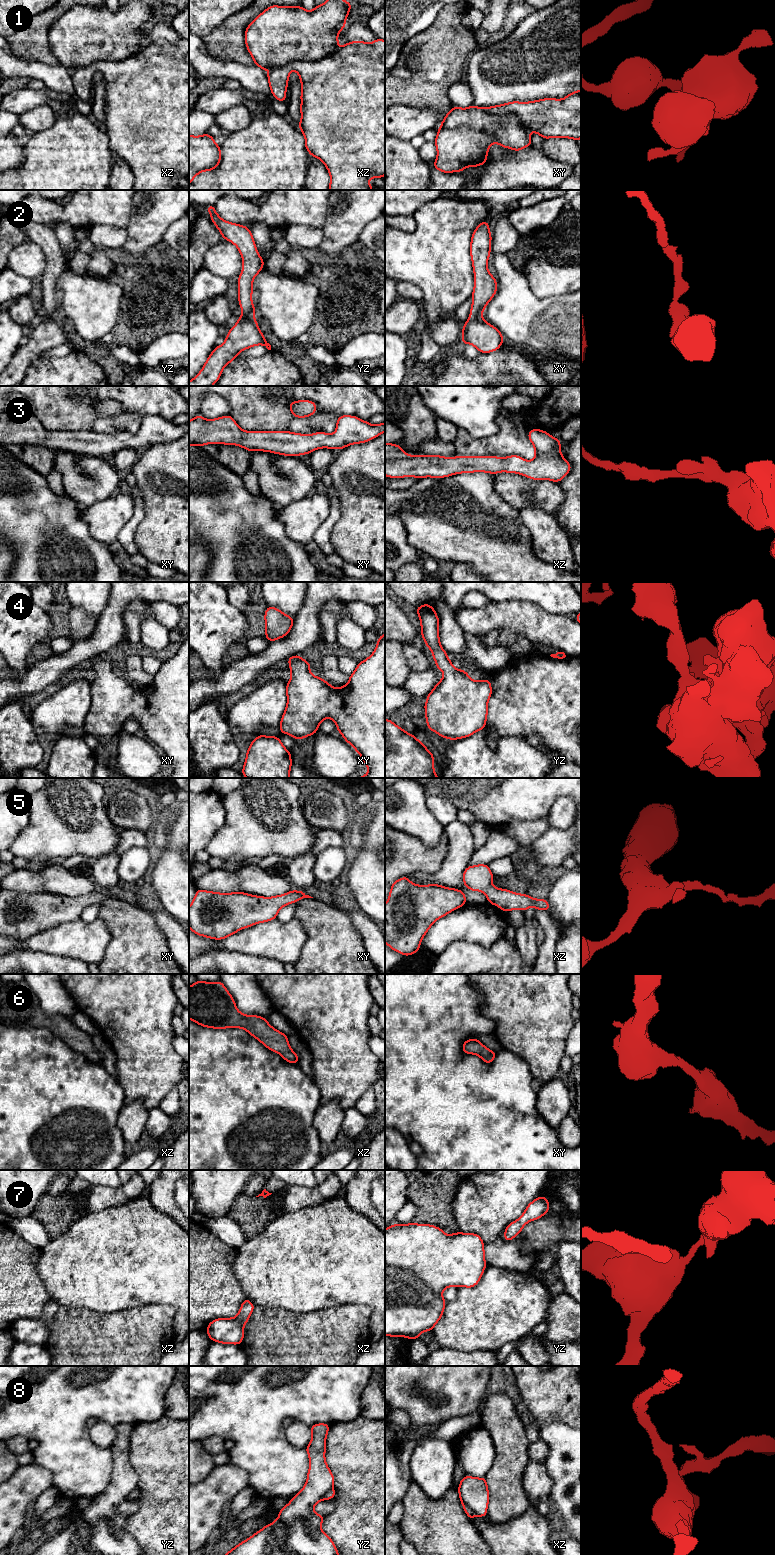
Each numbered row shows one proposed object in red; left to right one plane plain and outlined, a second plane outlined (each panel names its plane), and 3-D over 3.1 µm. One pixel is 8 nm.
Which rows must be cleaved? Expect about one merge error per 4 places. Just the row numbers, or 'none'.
1, 8

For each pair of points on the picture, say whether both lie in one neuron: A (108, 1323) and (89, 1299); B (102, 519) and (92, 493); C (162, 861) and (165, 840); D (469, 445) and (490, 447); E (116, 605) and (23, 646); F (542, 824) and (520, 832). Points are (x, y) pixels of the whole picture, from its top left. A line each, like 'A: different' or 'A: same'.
A: different
B: different
C: different
D: same
E: different
F: same

